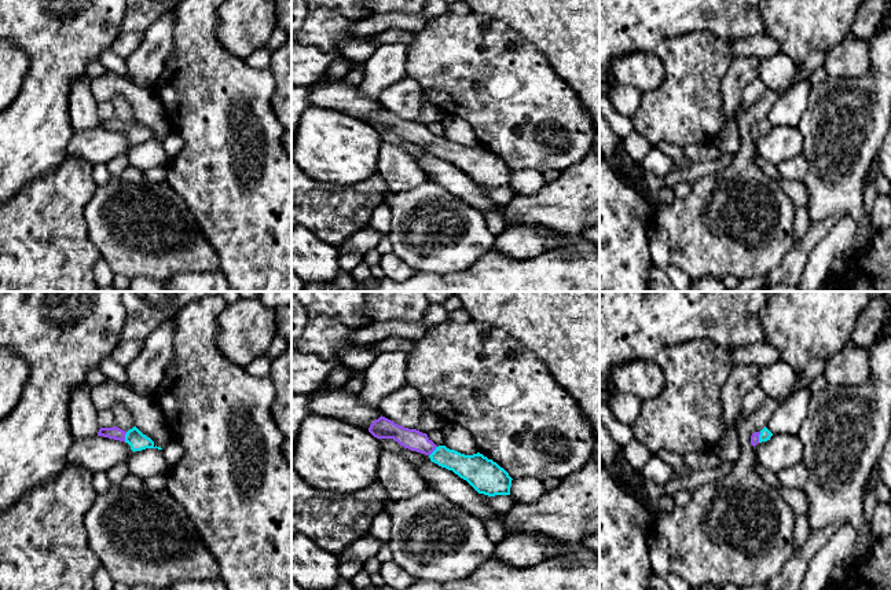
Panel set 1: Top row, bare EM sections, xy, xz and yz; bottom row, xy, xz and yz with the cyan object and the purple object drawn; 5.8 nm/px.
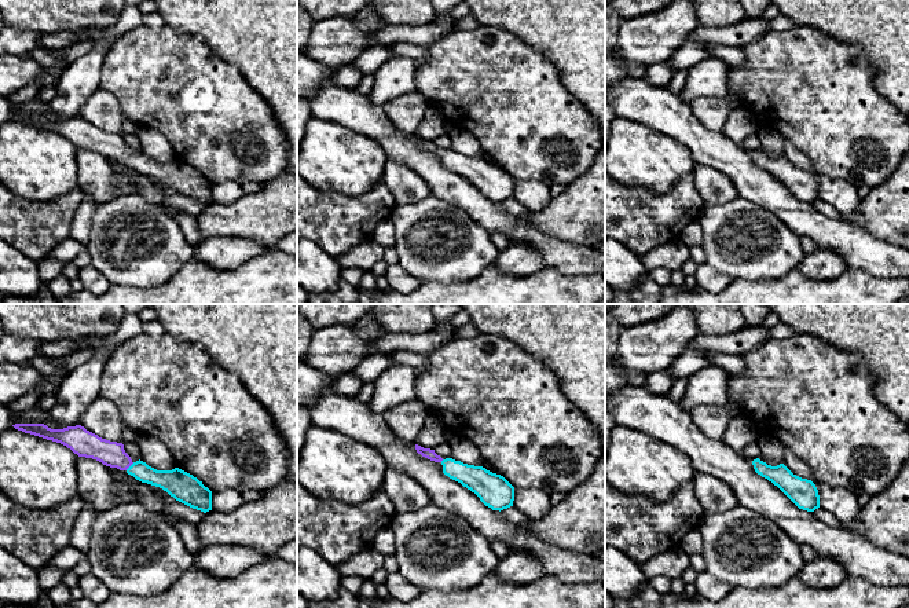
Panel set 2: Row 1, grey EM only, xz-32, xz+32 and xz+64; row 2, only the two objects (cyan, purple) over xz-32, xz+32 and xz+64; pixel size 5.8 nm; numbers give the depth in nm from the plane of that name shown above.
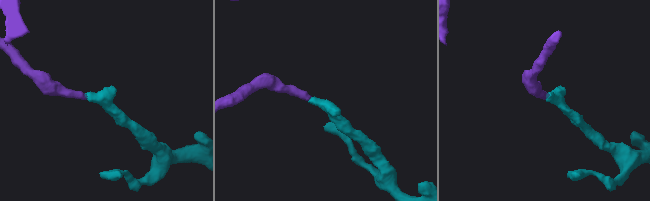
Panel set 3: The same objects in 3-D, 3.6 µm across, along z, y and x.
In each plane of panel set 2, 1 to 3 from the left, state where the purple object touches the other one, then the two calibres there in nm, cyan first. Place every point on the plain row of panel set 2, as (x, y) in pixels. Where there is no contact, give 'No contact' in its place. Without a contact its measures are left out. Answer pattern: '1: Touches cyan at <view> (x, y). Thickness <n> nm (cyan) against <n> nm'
1: Touches cyan at xz-32 (131, 157). Thickness 130 nm (cyan) against 150 nm
2: No contact
3: No contact

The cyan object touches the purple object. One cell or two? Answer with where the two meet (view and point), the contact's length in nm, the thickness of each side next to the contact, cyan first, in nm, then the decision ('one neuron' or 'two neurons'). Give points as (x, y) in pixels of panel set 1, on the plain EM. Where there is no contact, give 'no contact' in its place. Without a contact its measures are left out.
contact xy (125, 128); length 60 nm; calibres 110 and 70 nm; one neuron

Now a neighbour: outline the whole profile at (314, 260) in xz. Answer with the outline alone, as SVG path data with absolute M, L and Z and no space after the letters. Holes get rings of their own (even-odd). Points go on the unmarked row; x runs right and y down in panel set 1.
M305 227L292 228L292 271L307 282L329 282L341 271L340 252Z

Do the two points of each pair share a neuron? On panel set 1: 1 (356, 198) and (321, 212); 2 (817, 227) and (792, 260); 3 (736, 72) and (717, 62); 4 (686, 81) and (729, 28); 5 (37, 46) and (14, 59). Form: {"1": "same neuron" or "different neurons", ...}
{"1": "same neuron", "2": "same neuron", "3": "different neurons", "4": "different neurons", "5": "different neurons"}

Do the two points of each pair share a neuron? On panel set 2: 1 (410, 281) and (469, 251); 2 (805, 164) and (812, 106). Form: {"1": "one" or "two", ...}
{"1": "two", "2": "two"}

